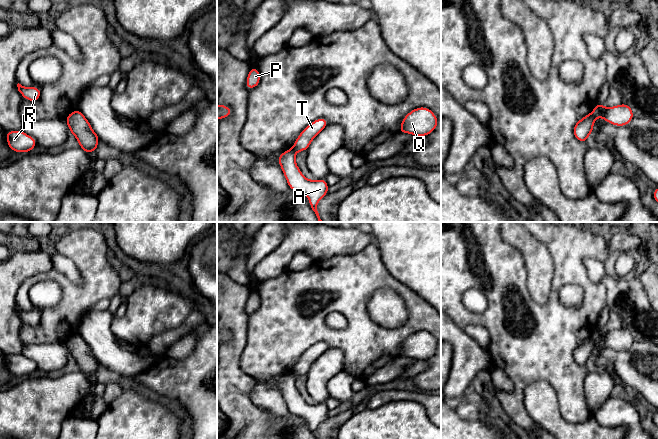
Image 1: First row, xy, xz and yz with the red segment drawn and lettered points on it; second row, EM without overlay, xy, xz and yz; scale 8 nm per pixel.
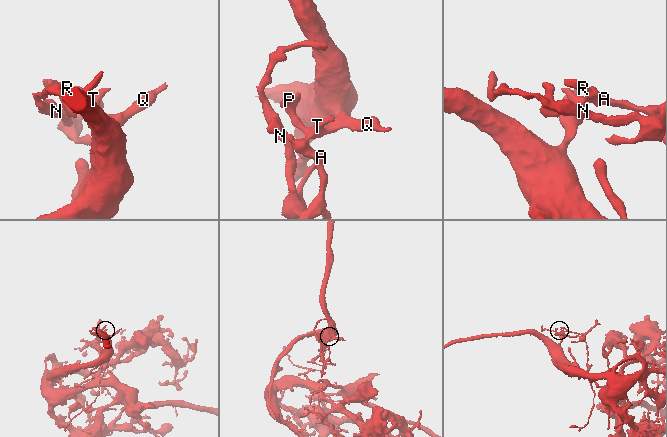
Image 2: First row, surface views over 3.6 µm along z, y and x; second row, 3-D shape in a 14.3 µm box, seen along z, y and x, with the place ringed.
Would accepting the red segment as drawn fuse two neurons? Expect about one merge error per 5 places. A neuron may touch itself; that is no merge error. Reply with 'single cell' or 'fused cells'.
fused cells

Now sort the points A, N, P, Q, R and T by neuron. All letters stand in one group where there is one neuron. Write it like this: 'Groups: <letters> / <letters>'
Groups: A N R / P Q T

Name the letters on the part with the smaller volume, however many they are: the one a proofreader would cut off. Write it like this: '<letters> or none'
A, N, R

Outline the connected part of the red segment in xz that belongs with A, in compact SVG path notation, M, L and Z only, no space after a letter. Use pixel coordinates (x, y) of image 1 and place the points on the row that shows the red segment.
M294 149L283 151L278 157L277 162L282 168L290 189L292 191L301 192L308 197L309 205L315 212L318 221L322 222L317 211L317 204L321 198L328 194L329 185L325 179L306 179L295 162L295 155L296 151Z

